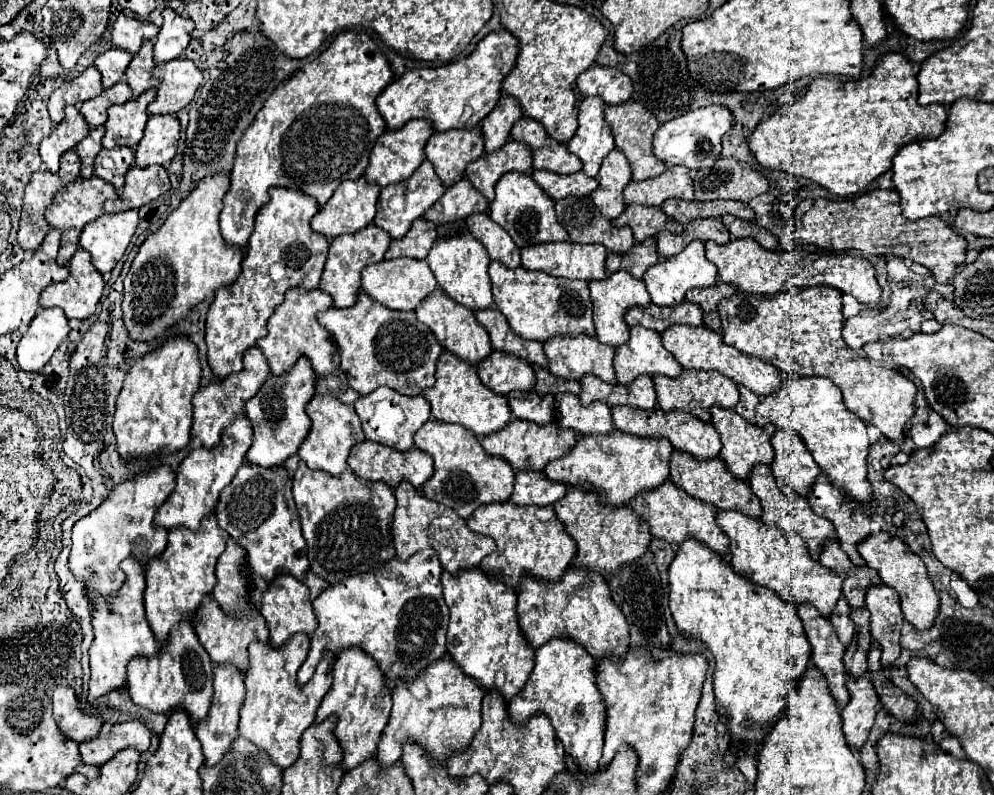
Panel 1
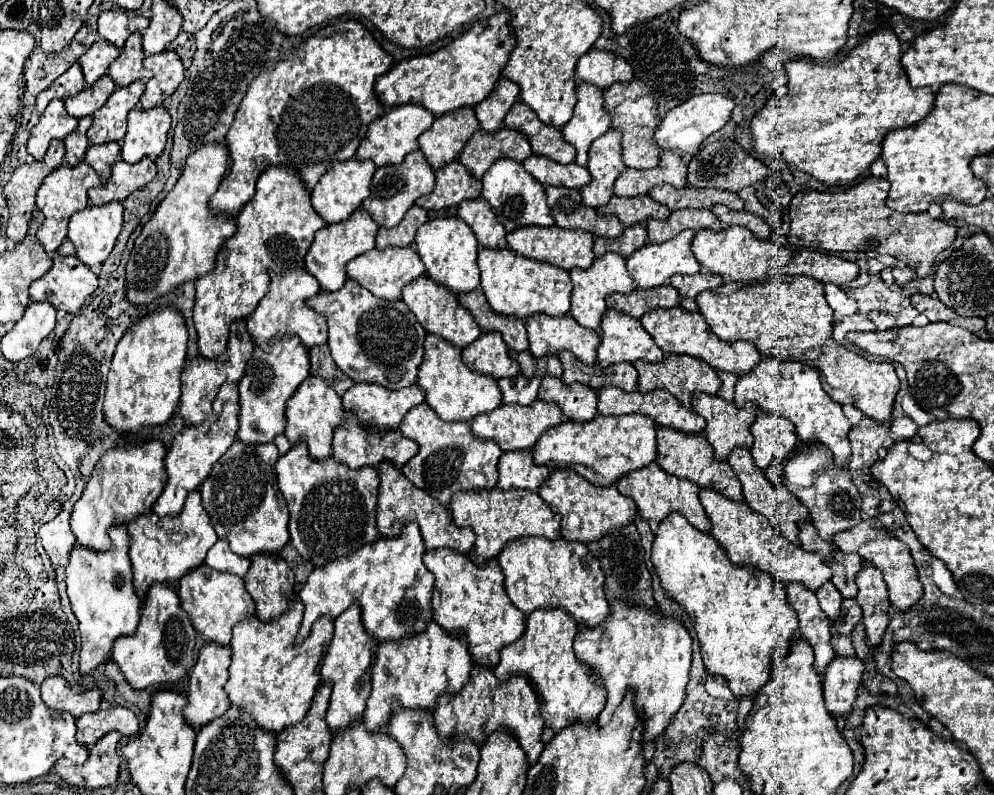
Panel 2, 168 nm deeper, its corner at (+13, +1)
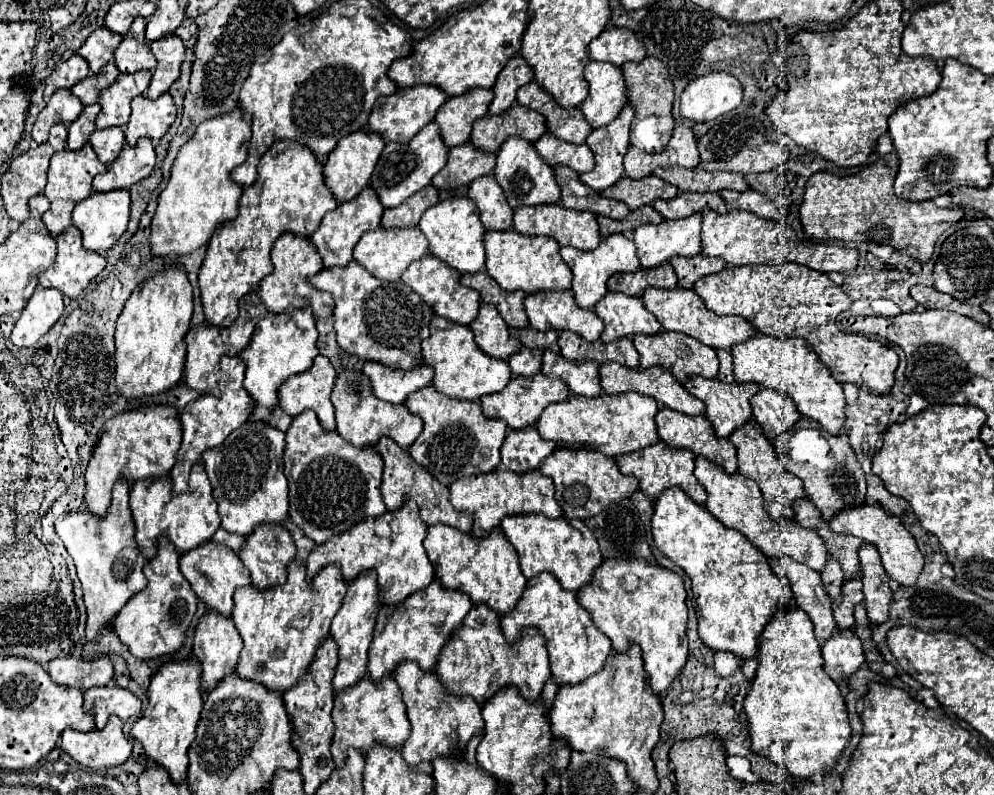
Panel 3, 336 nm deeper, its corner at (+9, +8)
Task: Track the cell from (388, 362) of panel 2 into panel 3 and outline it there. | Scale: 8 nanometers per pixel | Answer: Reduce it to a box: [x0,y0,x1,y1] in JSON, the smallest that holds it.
[310,261,432,369]

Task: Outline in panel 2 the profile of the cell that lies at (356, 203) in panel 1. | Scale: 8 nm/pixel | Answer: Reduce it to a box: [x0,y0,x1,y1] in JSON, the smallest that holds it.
[312,160,376,224]

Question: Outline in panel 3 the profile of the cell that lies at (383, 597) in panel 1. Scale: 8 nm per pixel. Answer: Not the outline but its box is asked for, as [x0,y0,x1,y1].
[306,501,434,607]

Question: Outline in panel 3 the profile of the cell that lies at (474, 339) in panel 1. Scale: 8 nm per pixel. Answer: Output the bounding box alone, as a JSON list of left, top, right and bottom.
[402,255,480,325]

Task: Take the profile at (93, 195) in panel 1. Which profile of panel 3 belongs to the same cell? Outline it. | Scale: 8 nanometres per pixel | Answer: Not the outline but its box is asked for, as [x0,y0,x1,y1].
[42,143,106,237]

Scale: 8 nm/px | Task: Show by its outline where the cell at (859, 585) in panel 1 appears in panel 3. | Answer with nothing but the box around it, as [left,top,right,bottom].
[820,527,862,579]

